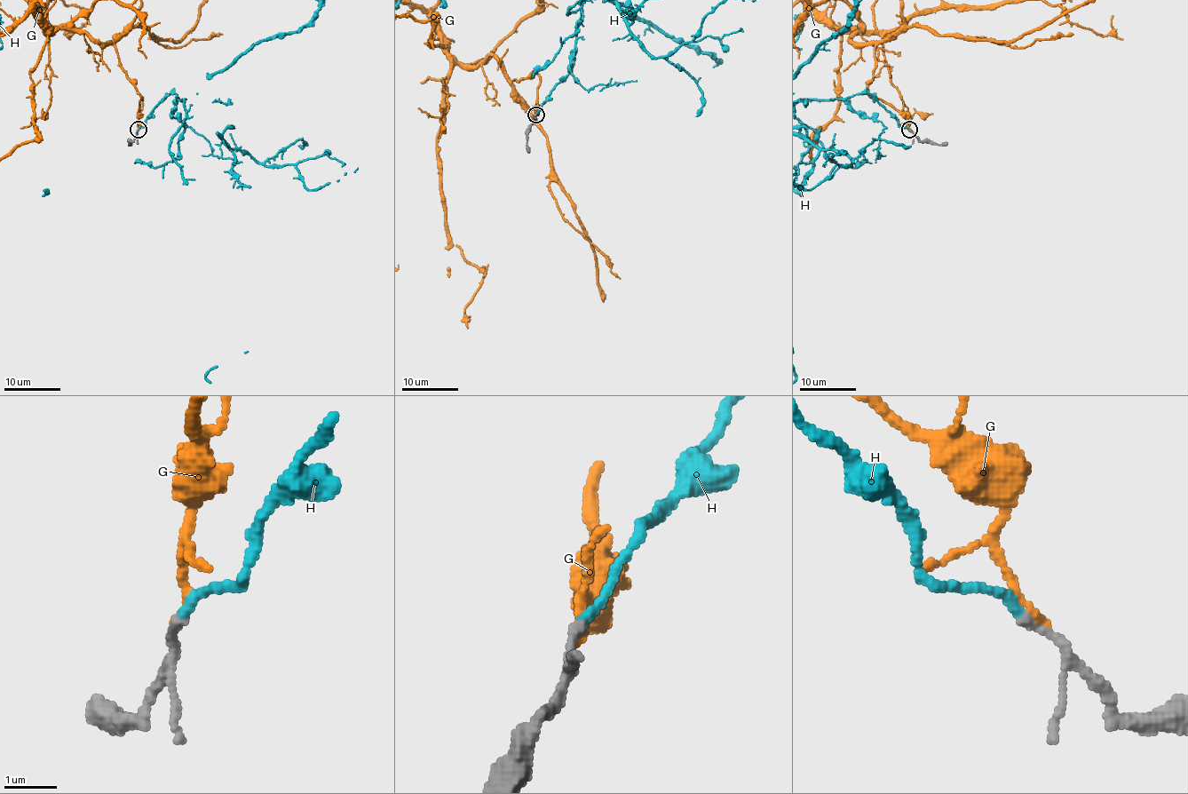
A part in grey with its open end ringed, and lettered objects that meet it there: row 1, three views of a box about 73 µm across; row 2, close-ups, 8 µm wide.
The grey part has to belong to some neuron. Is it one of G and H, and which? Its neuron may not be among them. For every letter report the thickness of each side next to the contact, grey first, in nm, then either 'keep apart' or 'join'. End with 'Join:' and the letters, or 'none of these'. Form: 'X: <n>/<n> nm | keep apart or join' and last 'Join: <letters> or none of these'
G: 160/140 nm | keep apart
H: 190/160 nm | join
Join: H

